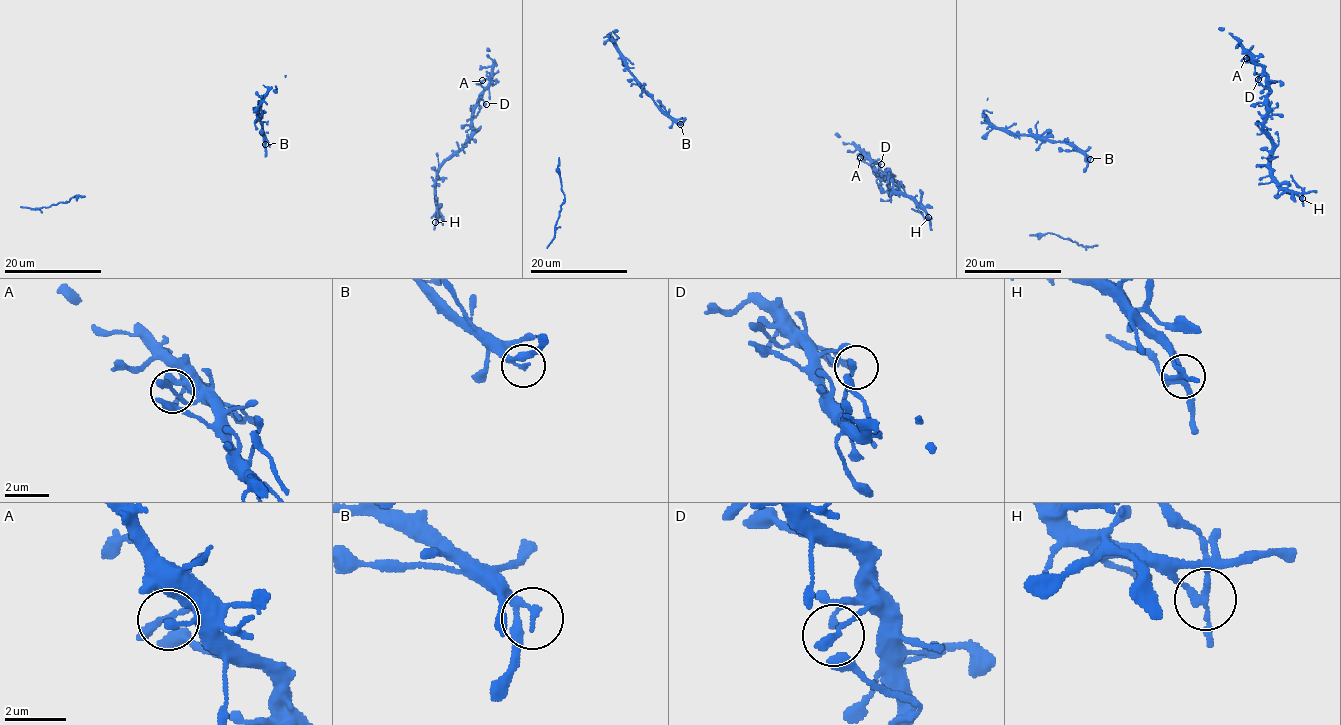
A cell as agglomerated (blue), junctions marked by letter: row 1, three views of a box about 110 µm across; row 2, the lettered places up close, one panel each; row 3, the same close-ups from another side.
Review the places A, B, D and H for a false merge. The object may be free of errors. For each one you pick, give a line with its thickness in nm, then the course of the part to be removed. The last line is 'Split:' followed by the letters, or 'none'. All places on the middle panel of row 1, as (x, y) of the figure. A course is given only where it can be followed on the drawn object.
H: calibre 160 nm; course (928, 218), (911, 208)
Split: H

